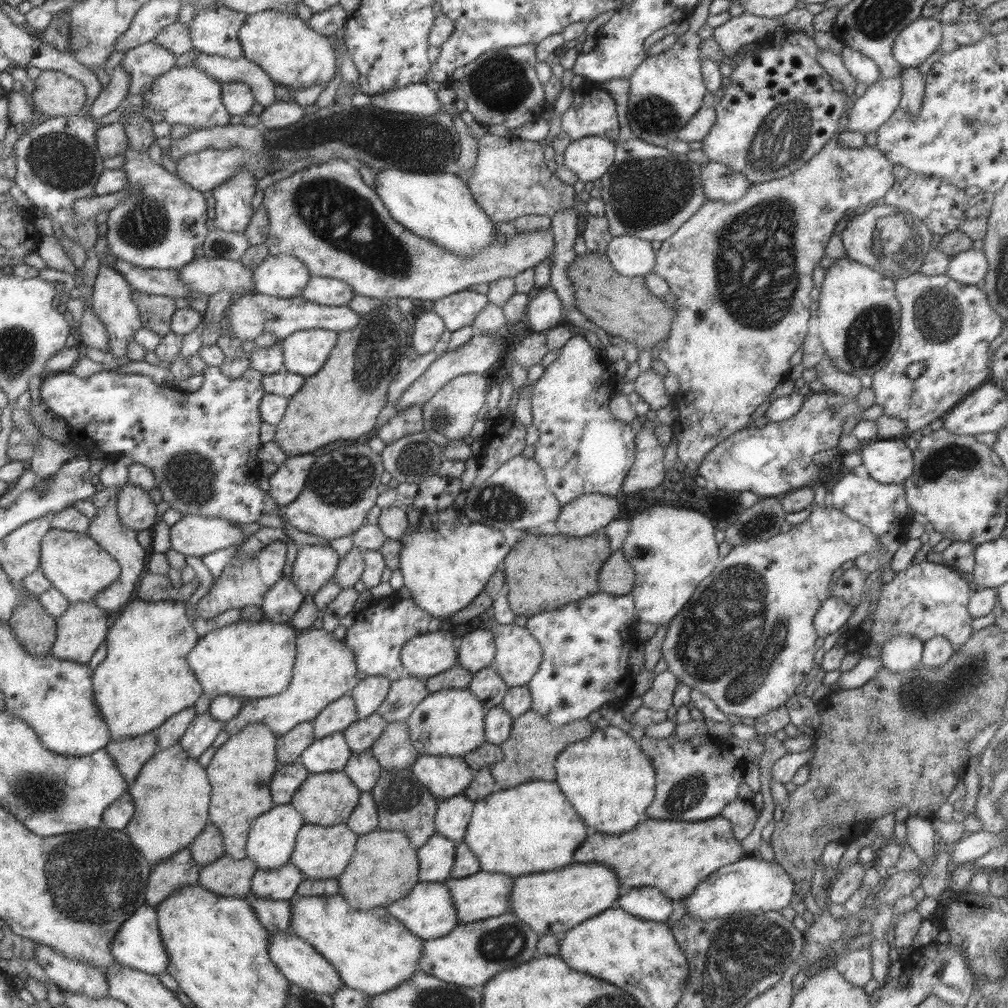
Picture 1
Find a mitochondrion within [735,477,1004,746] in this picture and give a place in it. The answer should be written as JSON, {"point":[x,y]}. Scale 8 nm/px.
{"point":[925,699]}

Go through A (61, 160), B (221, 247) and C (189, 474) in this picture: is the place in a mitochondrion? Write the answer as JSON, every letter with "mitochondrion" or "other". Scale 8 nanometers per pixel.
{"A":"mitochondrion","B":"mitochondrion","C":"mitochondrion"}

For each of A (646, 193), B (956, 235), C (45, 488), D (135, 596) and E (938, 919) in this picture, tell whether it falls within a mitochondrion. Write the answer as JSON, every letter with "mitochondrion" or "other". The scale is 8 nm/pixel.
{"A":"mitochondrion","B":"other","C":"mitochondrion","D":"other","E":"other"}

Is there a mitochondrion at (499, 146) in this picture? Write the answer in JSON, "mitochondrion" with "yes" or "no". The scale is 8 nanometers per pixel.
{"mitochondrion":"no"}

